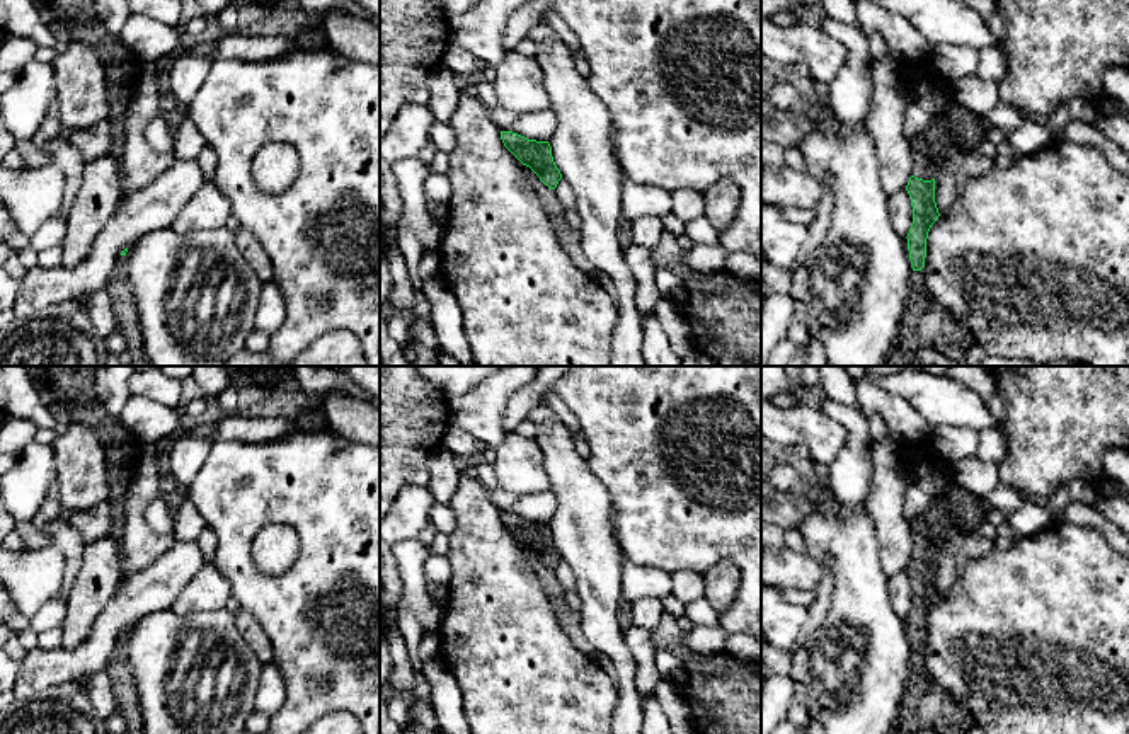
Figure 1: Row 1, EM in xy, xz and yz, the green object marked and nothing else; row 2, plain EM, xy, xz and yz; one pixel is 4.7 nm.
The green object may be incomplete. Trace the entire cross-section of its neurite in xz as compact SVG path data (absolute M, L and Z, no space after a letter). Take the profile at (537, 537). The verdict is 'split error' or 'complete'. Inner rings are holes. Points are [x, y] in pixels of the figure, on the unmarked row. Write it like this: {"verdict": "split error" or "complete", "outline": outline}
{"verdict": "complete", "outline": "M501 513L501 521L504 528L526 548L530 548L540 562L555 571L562 560L560 552L557 550L552 528L548 523L528 521L513 513Z"}

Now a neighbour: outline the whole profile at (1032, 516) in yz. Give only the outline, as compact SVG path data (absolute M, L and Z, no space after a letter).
M1030 499L1020 509L1010 513L1006 523L1015 536L1032 536L1046 530L1052 519L1040 501Z

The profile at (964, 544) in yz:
M966 521L955 523L952 533L938 543L935 557L935 584L938 594L948 593L969 560L994 550L994 542L983 538Z

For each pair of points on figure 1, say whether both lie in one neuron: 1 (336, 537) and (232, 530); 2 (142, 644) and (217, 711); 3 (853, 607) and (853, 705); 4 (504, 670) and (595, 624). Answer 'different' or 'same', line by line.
1: same
2: same
3: same
4: different

